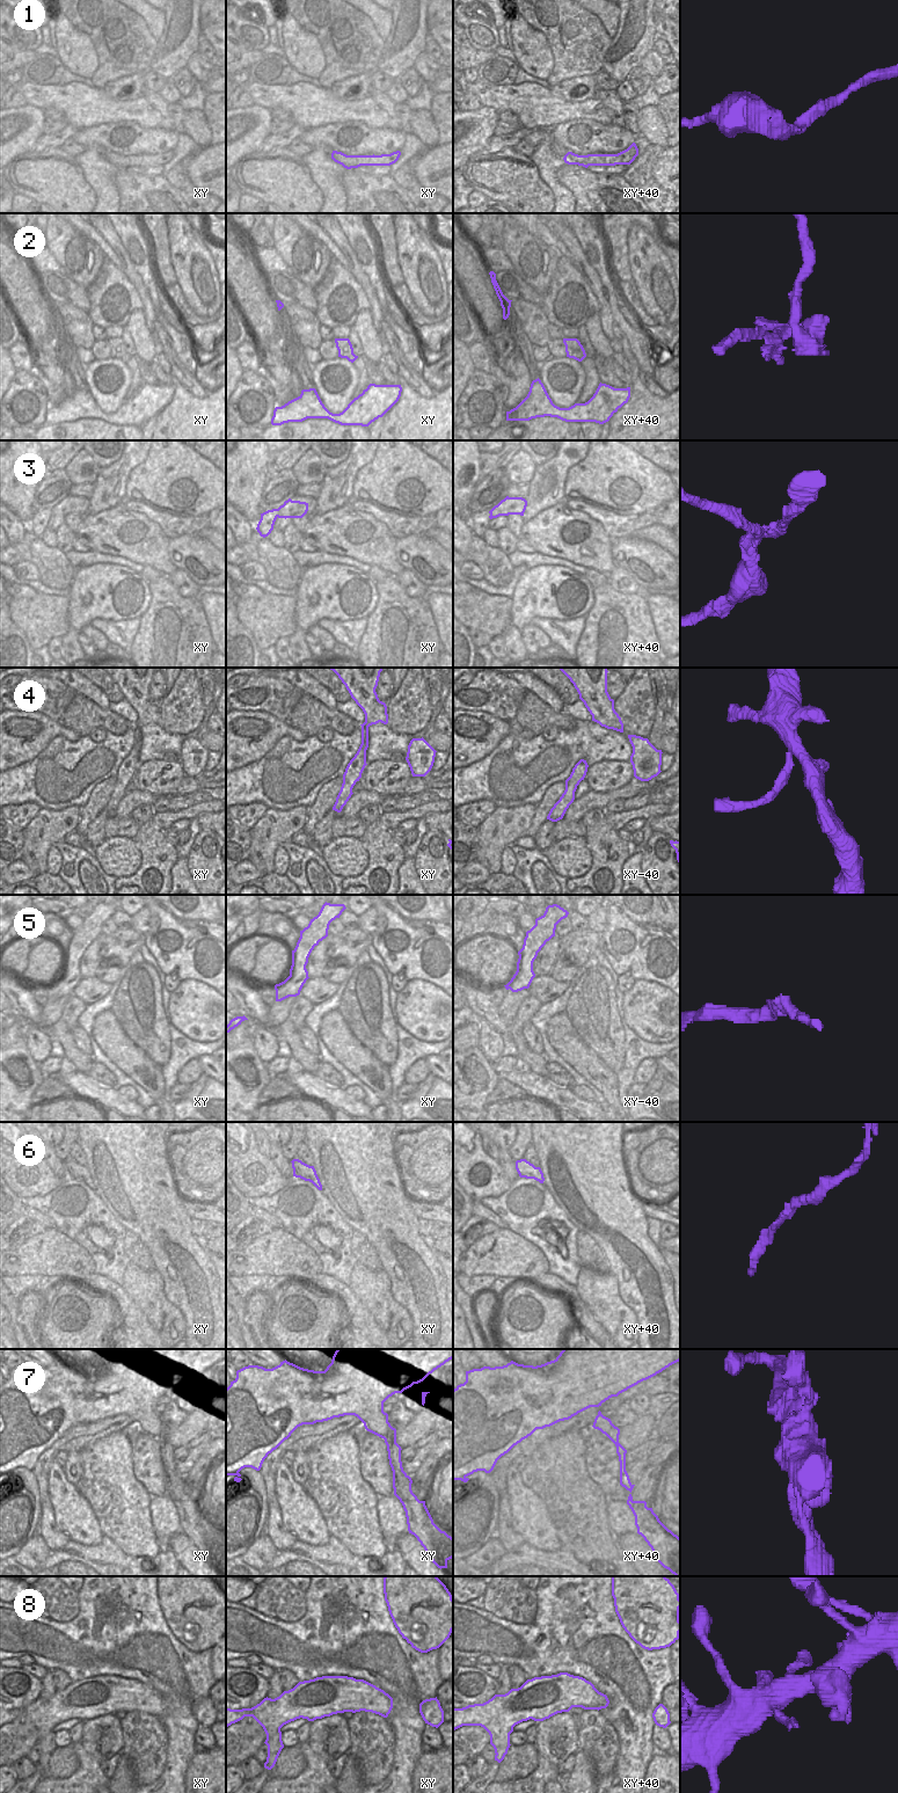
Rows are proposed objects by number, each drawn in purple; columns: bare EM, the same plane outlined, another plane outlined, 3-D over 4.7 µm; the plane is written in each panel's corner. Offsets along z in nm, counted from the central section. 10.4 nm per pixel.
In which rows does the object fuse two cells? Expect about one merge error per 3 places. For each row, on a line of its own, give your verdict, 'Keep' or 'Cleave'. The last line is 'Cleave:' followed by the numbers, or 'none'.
1: Keep
2: Cleave
3: Cleave
4: Cleave
5: Keep
6: Keep
7: Cleave
8: Keep
Cleave: 2, 3, 4, 7.

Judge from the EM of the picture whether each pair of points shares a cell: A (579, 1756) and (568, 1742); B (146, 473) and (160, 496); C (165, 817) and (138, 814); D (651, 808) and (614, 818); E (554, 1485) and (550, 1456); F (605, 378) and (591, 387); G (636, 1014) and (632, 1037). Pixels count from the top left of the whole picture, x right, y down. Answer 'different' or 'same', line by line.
A: different
B: same
C: different
D: same
E: same
F: different
G: different

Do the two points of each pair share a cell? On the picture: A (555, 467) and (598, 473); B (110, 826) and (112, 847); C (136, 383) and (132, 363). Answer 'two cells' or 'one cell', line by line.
A: two cells
B: two cells
C: one cell

